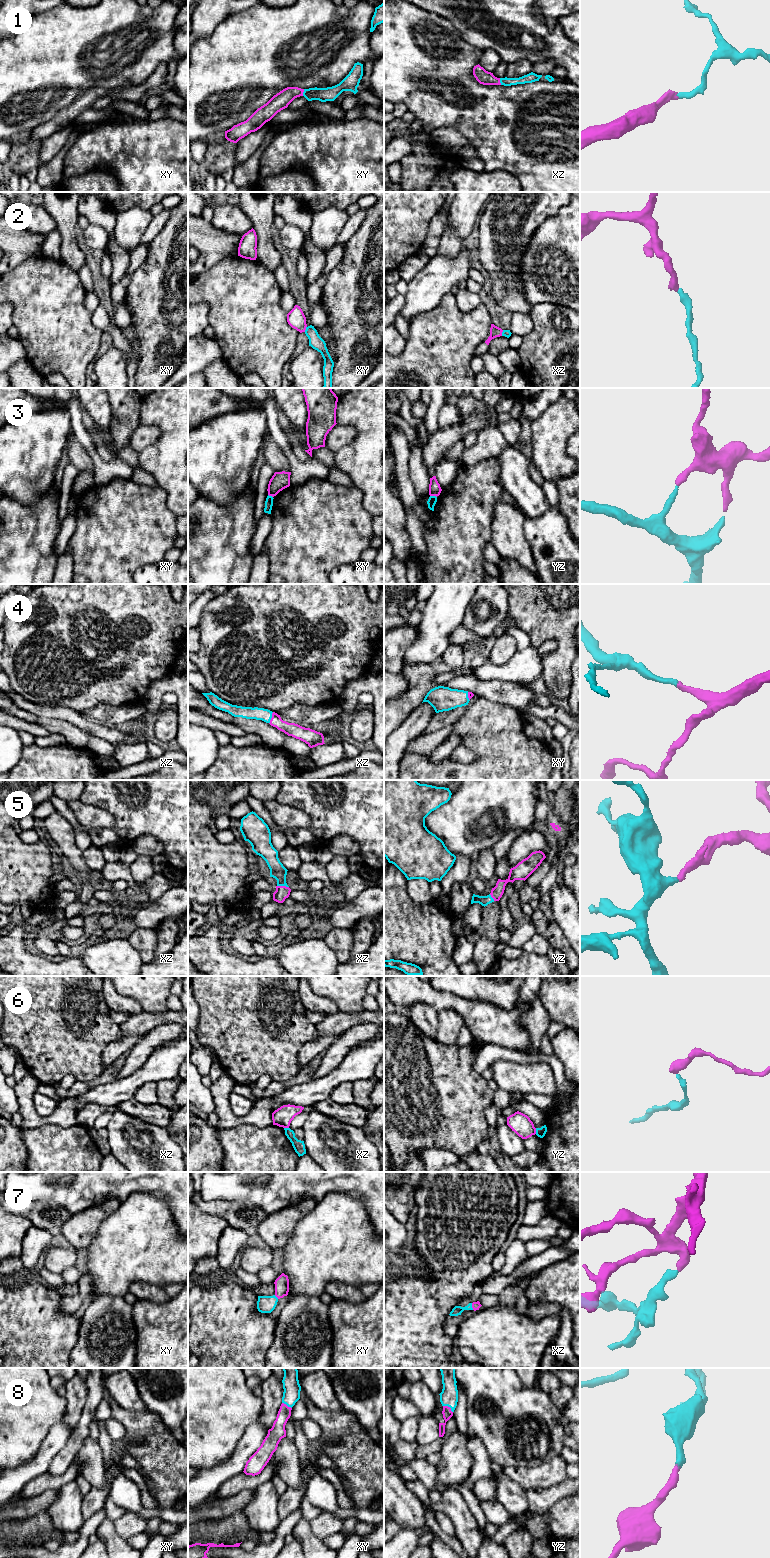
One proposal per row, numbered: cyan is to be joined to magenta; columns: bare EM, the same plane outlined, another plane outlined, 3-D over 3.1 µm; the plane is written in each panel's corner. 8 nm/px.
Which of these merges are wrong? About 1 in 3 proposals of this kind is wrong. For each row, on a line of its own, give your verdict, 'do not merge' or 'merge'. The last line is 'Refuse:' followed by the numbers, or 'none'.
1: merge
2: merge
3: do not merge
4: merge
5: merge
6: do not merge
7: merge
8: merge
Refuse: 3, 6

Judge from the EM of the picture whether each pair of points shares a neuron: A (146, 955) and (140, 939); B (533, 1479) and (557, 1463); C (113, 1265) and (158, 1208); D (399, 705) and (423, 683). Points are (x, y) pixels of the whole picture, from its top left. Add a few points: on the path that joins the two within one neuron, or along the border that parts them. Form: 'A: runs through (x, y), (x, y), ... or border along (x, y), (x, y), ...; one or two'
A: runs through (146, 951), (144, 943); one
B: runs through (539, 1477), (544, 1476), (551, 1469); one
C: runs through (124, 1251), (142, 1233), (144, 1222); one
D: runs through (405, 701), (417, 689); one

